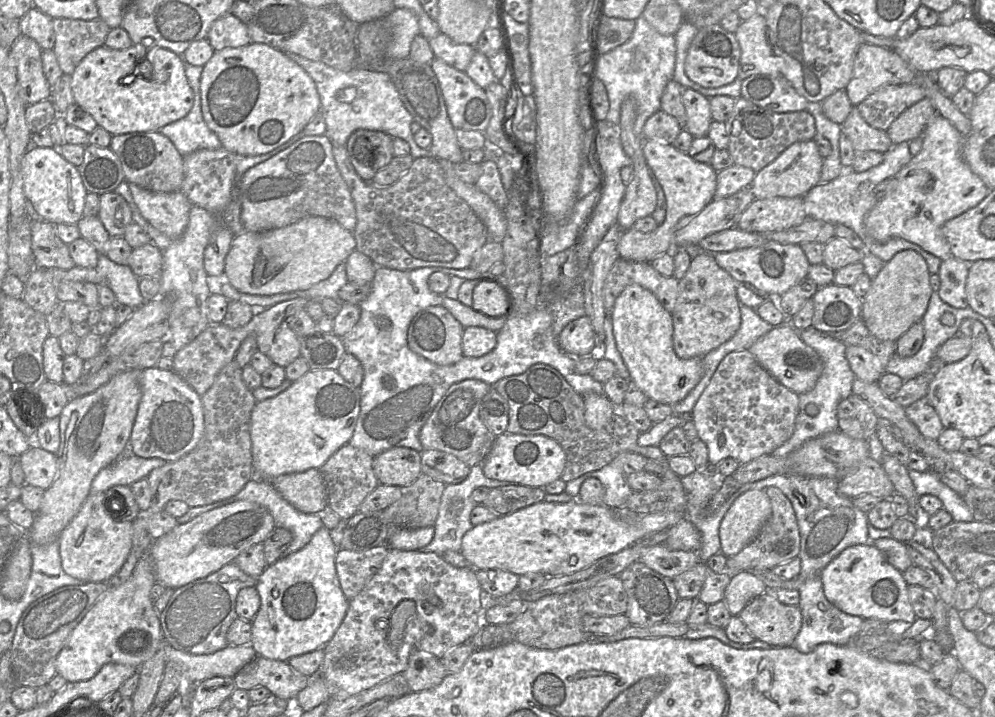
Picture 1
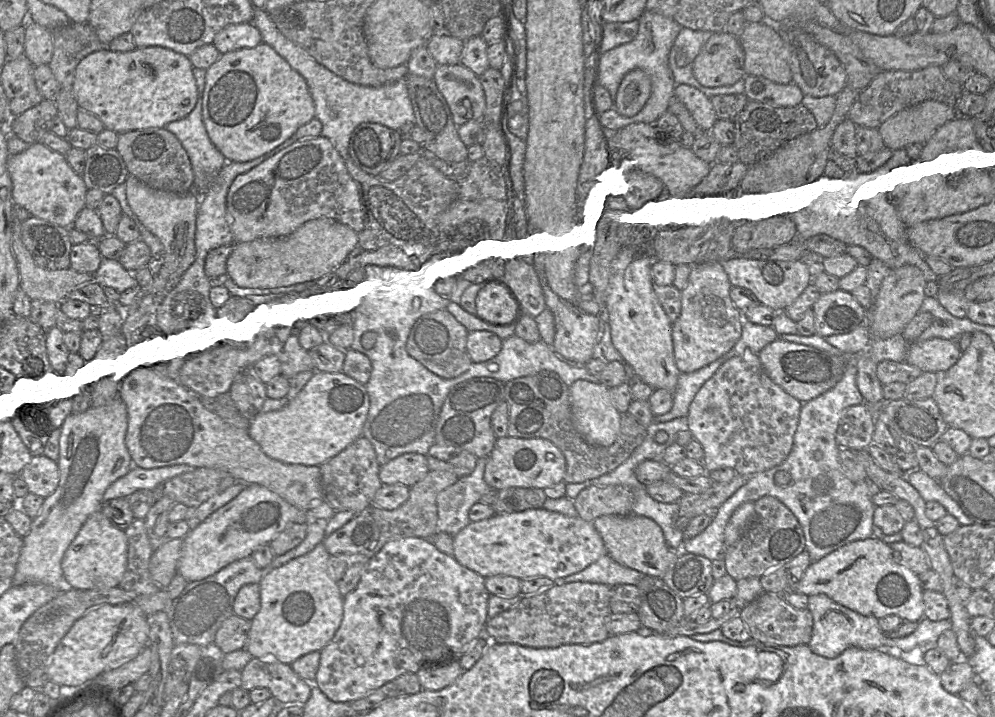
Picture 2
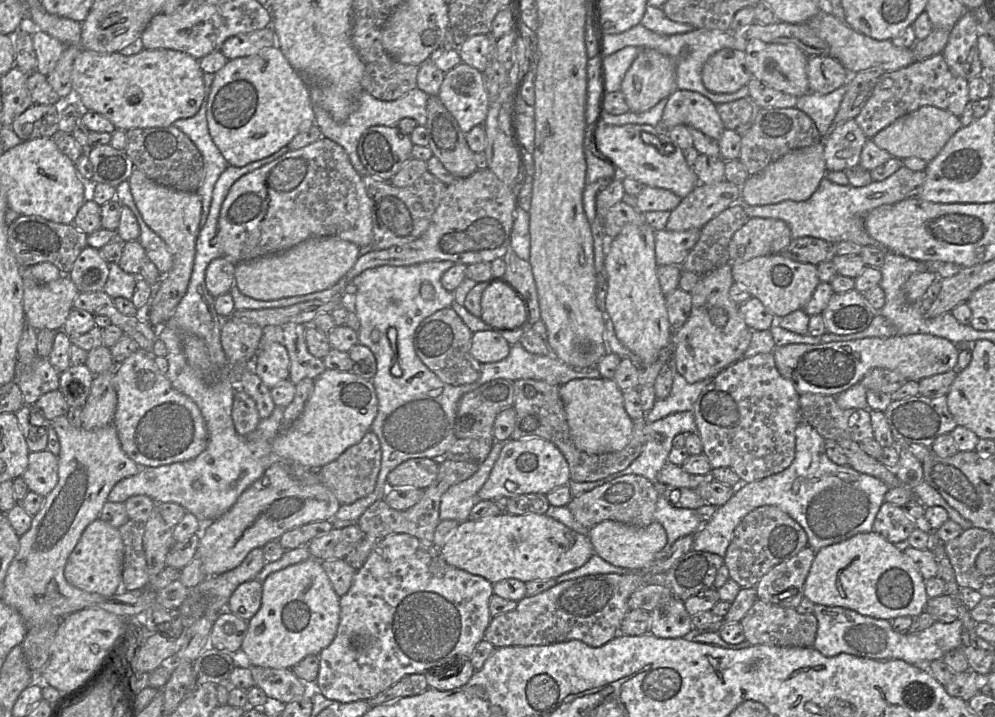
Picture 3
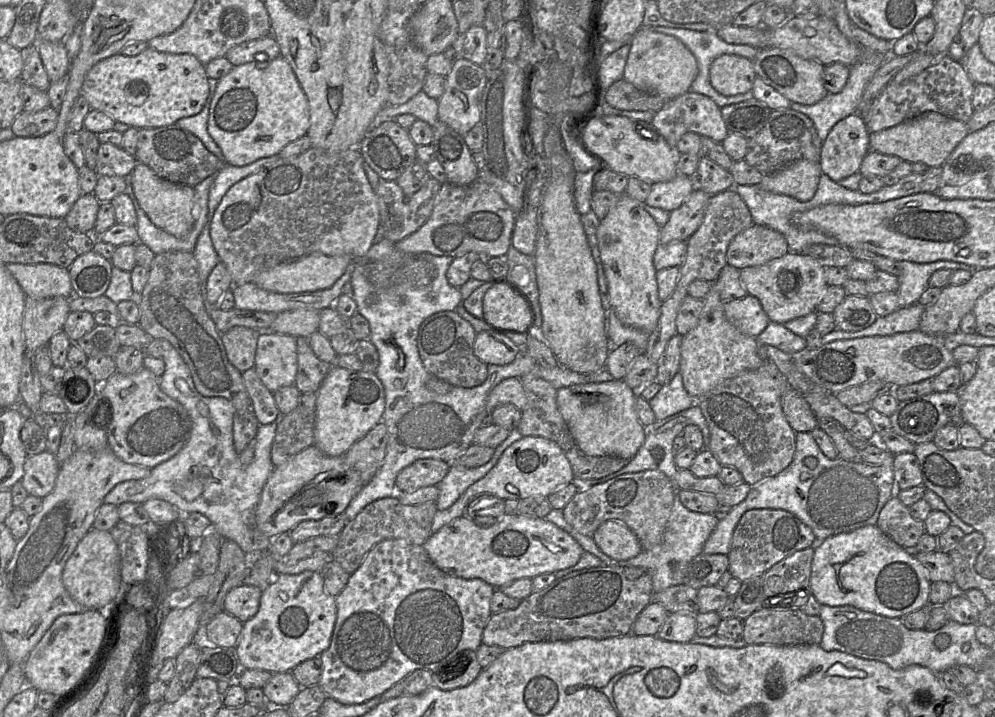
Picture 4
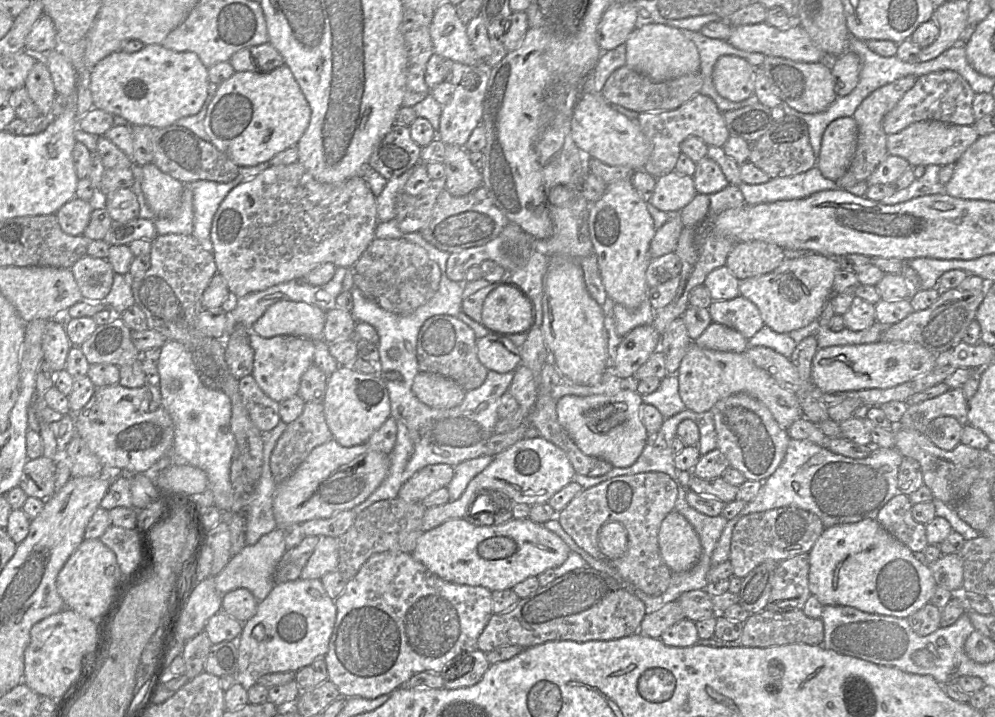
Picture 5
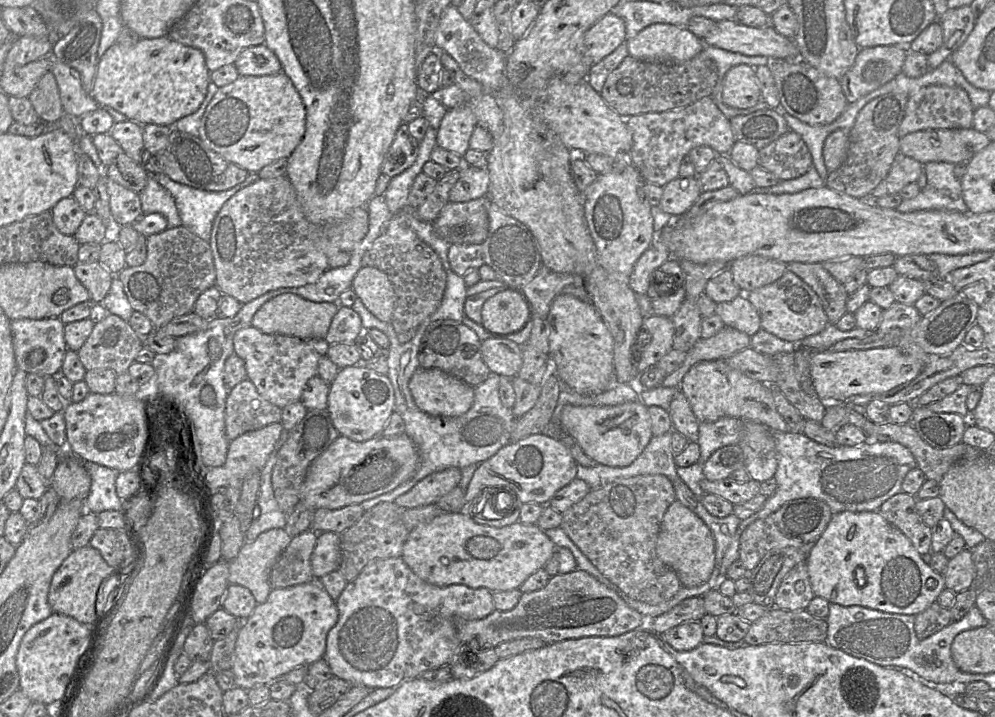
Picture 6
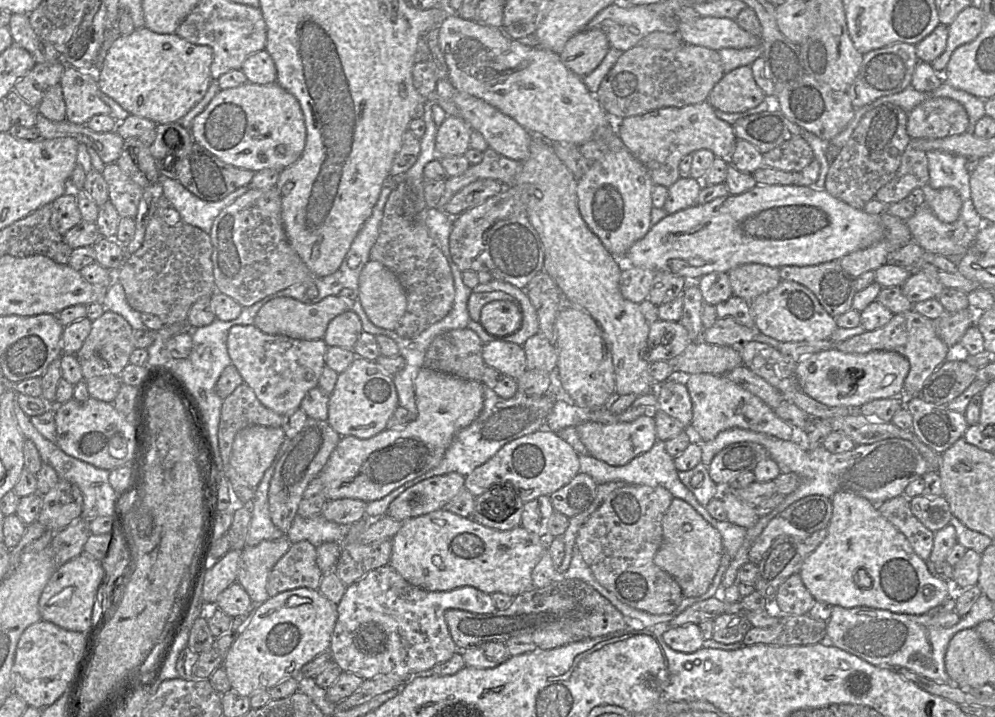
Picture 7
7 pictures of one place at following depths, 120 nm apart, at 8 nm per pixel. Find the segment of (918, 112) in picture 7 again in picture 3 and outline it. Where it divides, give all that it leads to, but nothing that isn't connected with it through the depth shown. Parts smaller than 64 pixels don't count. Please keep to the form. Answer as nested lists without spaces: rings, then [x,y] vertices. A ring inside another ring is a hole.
[[[942,54],[915,61],[908,67],[884,72],[855,121],[864,135],[871,138],[898,118],[923,106],[937,107],[960,117],[970,101],[968,84],[969,81],[950,71]]]

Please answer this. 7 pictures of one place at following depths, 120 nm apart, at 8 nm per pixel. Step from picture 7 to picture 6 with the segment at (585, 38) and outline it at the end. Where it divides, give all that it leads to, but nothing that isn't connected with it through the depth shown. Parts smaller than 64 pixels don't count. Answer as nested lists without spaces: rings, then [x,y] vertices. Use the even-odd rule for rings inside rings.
[[[608,13],[597,21],[583,35],[584,53],[593,66],[611,54],[626,40],[626,28],[623,19]]]

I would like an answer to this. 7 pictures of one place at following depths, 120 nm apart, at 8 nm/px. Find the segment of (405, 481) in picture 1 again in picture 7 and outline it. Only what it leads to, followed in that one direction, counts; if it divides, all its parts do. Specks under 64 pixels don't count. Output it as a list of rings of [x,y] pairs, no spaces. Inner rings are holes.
[[[451,472],[417,483],[392,501],[386,515],[405,521],[444,509],[465,489],[465,478],[459,473]]]

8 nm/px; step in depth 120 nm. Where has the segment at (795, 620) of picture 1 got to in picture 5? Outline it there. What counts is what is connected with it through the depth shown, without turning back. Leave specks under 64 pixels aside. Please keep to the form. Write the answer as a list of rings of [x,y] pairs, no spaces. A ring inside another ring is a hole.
[[[769,610],[751,614],[743,623],[744,628],[740,638],[744,647],[771,647],[793,643],[821,645],[824,639],[824,625],[821,618],[811,618],[799,610]]]

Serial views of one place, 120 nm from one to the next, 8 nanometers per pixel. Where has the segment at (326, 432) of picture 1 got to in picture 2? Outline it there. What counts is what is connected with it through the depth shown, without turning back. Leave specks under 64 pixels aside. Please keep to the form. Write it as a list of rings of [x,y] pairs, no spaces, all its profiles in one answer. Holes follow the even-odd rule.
[[[314,371],[298,395],[280,410],[267,413],[255,412],[248,427],[248,435],[270,458],[284,464],[320,466],[338,455],[360,436],[369,412],[370,401],[365,385],[347,376],[343,371],[337,373]]]

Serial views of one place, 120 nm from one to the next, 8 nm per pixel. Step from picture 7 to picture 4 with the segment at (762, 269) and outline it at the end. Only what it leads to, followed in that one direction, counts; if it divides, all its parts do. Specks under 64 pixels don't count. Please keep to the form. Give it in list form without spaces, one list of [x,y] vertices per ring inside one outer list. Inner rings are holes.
[[[752,225],[742,231],[728,246],[727,265],[743,270],[764,265],[789,252],[784,236],[765,226]]]

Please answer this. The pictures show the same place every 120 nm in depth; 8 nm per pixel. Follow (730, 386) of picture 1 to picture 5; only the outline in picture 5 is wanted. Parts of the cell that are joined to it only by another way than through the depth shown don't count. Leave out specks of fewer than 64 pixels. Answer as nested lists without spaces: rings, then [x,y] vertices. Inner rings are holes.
[[[737,393],[720,400],[710,411],[717,433],[717,449],[727,458],[730,467],[739,470],[746,480],[763,482],[770,477],[784,460],[791,439],[770,410],[750,395]]]

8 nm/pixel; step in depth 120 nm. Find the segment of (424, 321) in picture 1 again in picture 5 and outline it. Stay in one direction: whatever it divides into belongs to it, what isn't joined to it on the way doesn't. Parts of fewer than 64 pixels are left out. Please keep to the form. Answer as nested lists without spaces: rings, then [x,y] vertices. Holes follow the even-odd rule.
[[[441,314],[427,319],[417,340],[417,362],[421,372],[449,378],[465,391],[480,387],[486,380],[488,370],[477,356],[477,338],[474,331],[457,317]]]

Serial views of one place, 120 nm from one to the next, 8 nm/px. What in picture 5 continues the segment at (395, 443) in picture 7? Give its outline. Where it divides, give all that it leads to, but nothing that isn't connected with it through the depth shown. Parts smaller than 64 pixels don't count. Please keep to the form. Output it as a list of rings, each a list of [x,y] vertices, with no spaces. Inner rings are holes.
[[[419,372],[412,384],[414,395],[435,409],[451,409],[461,404],[466,391],[453,380],[428,372]],[[329,440],[314,448],[288,479],[276,485],[273,512],[278,528],[352,510],[380,486],[388,470],[389,455],[372,450],[367,443],[343,447]]]

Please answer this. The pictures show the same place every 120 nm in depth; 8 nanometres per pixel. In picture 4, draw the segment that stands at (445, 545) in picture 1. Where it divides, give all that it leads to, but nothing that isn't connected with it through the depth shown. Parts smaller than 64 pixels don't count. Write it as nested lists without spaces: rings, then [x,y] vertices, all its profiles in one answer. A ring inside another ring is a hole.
[[[513,429],[509,436],[495,448],[493,456],[484,465],[477,468],[465,468],[460,465],[451,465],[449,472],[438,484],[439,495],[436,500],[438,511],[451,507],[458,498],[471,486],[483,478],[499,461],[504,451],[515,441],[523,436],[518,429]]]

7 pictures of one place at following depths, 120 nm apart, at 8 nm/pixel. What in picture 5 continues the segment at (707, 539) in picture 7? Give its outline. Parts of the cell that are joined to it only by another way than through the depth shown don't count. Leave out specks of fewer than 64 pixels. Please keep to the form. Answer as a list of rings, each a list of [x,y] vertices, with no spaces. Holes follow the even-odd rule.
[[[676,510],[662,521],[658,533],[661,557],[672,573],[691,570],[699,561],[702,545],[694,528]]]

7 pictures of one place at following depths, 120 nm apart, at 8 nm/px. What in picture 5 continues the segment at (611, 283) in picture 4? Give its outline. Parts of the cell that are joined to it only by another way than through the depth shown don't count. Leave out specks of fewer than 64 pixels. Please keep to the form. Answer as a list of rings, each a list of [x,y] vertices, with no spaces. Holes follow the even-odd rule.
[[[618,180],[607,185],[600,200],[590,204],[589,232],[598,258],[602,282],[611,304],[637,310],[648,298],[646,271],[651,262],[650,244],[656,234],[654,220],[646,203],[631,180]]]

